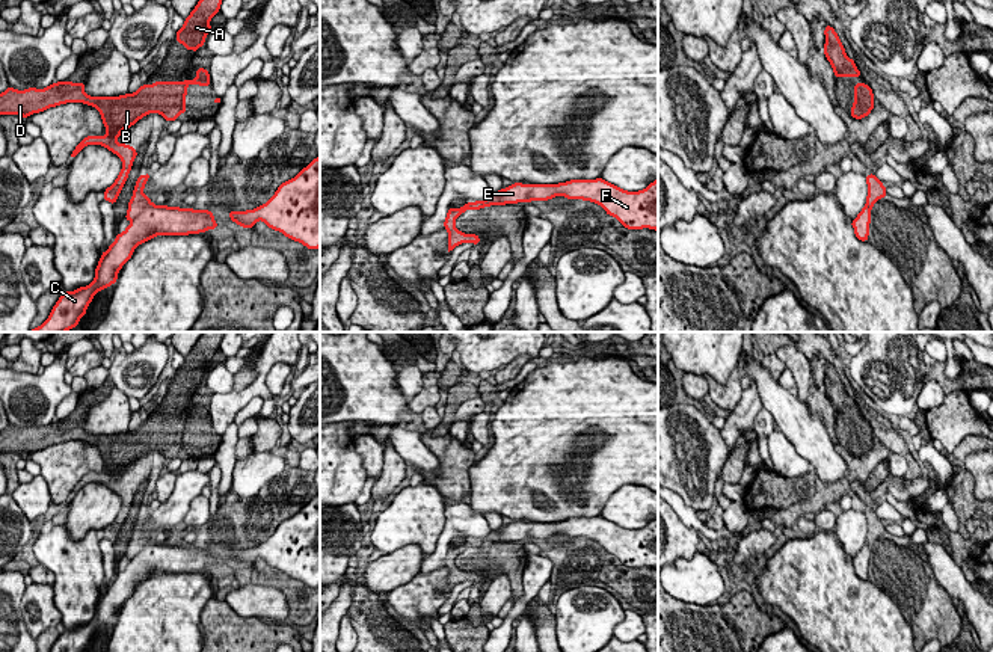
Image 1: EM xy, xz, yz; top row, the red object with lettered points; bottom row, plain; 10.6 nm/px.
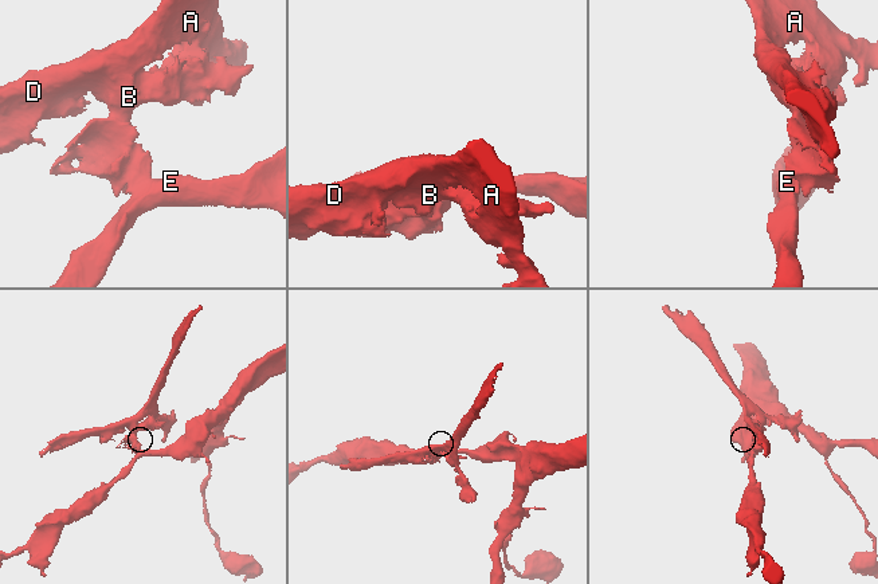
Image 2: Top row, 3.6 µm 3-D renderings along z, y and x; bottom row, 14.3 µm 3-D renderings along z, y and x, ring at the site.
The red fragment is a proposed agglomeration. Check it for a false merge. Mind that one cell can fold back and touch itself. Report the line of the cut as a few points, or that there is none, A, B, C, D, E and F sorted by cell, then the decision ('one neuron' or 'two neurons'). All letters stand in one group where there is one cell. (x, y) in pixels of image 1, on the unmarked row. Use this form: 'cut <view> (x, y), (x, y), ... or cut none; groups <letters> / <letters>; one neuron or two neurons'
cut xy (151, 541), (133, 557); groups A B D / C E F; two neurons

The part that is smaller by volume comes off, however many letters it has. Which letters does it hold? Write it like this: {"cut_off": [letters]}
{"cut_off": ["A", "B", "D"]}

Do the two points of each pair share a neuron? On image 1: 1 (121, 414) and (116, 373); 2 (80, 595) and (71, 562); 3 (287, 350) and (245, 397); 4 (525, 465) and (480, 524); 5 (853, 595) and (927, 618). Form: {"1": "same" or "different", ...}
{"1": "different", "2": "same", "3": "same", "4": "different", "5": "different"}

